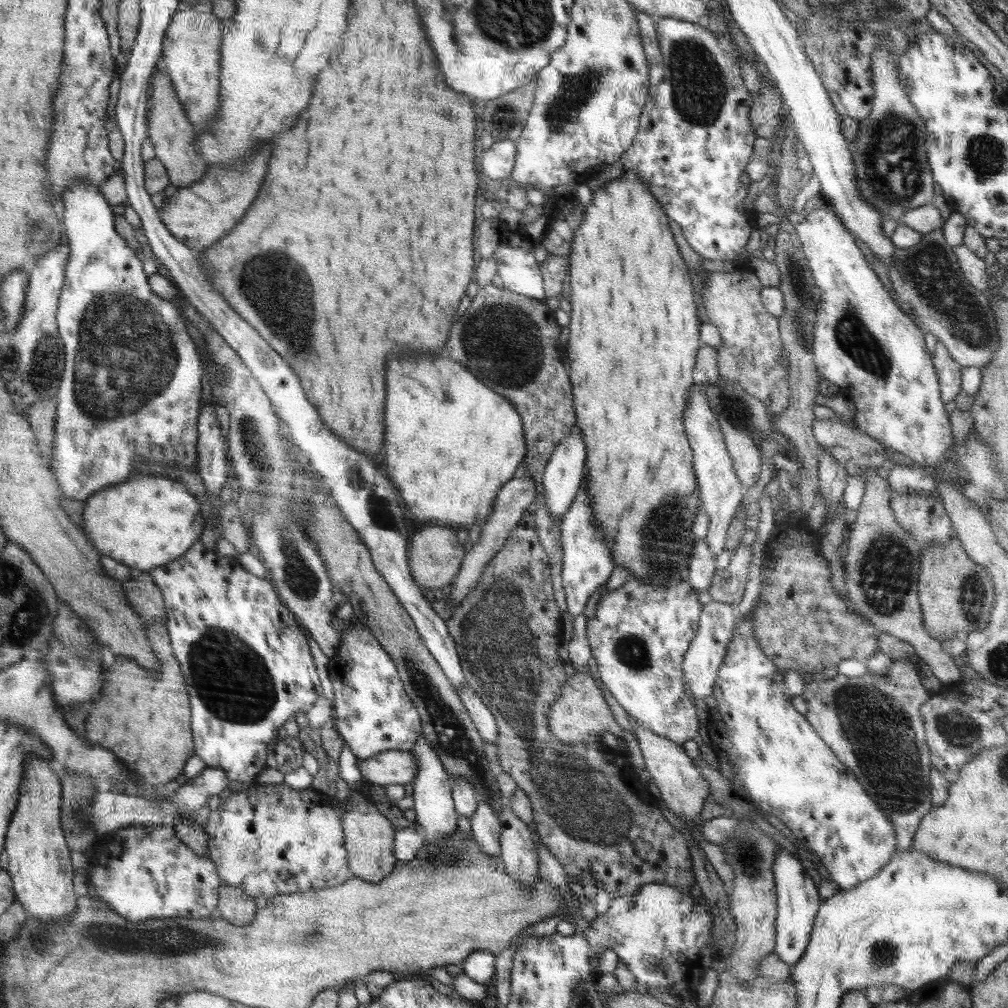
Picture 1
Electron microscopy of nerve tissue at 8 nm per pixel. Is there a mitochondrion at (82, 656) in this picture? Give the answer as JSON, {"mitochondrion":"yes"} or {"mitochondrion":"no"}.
{"mitochondrion":"no"}

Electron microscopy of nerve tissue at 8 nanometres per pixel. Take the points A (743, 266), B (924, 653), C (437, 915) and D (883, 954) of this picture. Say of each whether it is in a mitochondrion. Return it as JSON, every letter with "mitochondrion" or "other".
{"A":"other","B":"other","C":"other","D":"mitochondrion"}

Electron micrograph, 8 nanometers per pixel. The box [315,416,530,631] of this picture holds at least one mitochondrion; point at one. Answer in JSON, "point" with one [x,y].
{"point":[355,478]}

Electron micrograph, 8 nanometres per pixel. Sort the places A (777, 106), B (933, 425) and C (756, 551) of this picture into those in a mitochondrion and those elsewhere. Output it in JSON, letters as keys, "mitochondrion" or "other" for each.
{"A":"other","B":"other","C":"other"}

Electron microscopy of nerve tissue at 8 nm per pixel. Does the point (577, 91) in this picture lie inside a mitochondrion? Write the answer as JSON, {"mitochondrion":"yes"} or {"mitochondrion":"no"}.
{"mitochondrion":"yes"}

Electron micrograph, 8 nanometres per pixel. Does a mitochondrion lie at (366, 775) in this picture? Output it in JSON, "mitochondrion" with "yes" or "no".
{"mitochondrion":"no"}

